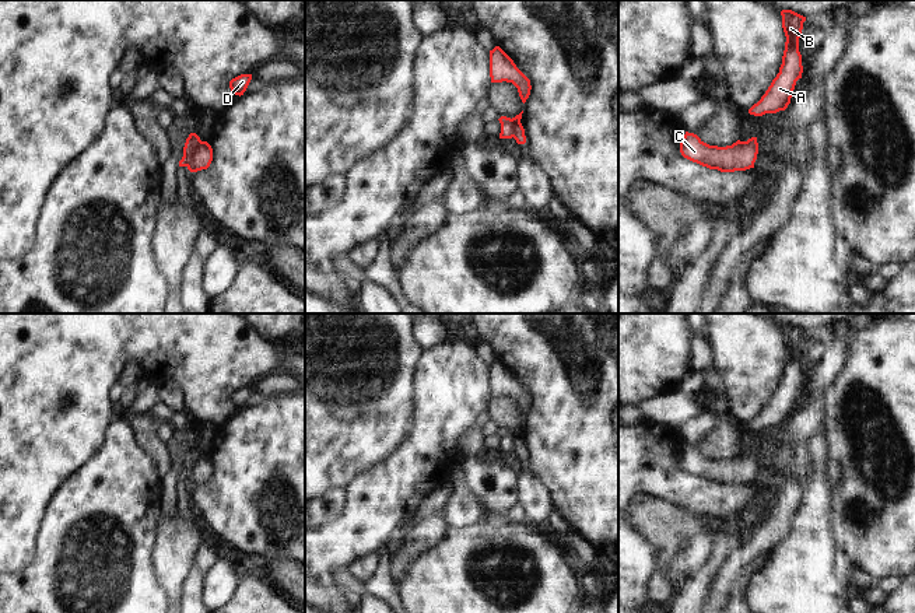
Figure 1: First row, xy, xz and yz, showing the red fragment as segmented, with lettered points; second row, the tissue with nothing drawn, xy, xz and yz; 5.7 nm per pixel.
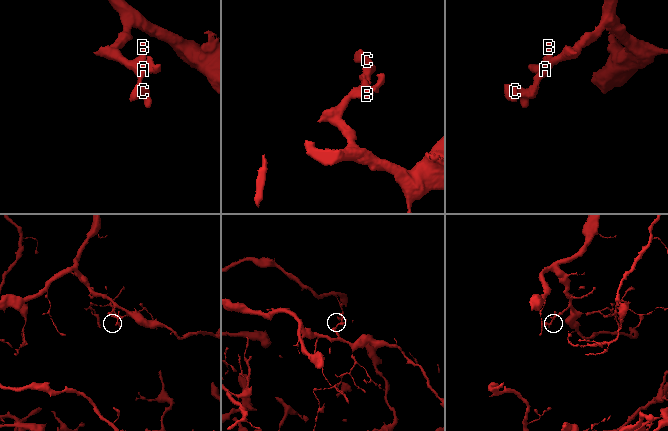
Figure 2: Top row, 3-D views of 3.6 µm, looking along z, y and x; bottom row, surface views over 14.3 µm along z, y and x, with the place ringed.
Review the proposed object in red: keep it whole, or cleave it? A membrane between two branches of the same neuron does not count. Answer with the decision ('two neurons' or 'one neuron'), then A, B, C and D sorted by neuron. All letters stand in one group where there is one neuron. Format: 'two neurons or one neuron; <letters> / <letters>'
two neurons; A B D / C

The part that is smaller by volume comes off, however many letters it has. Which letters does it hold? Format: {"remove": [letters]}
{"remove": ["C"]}

